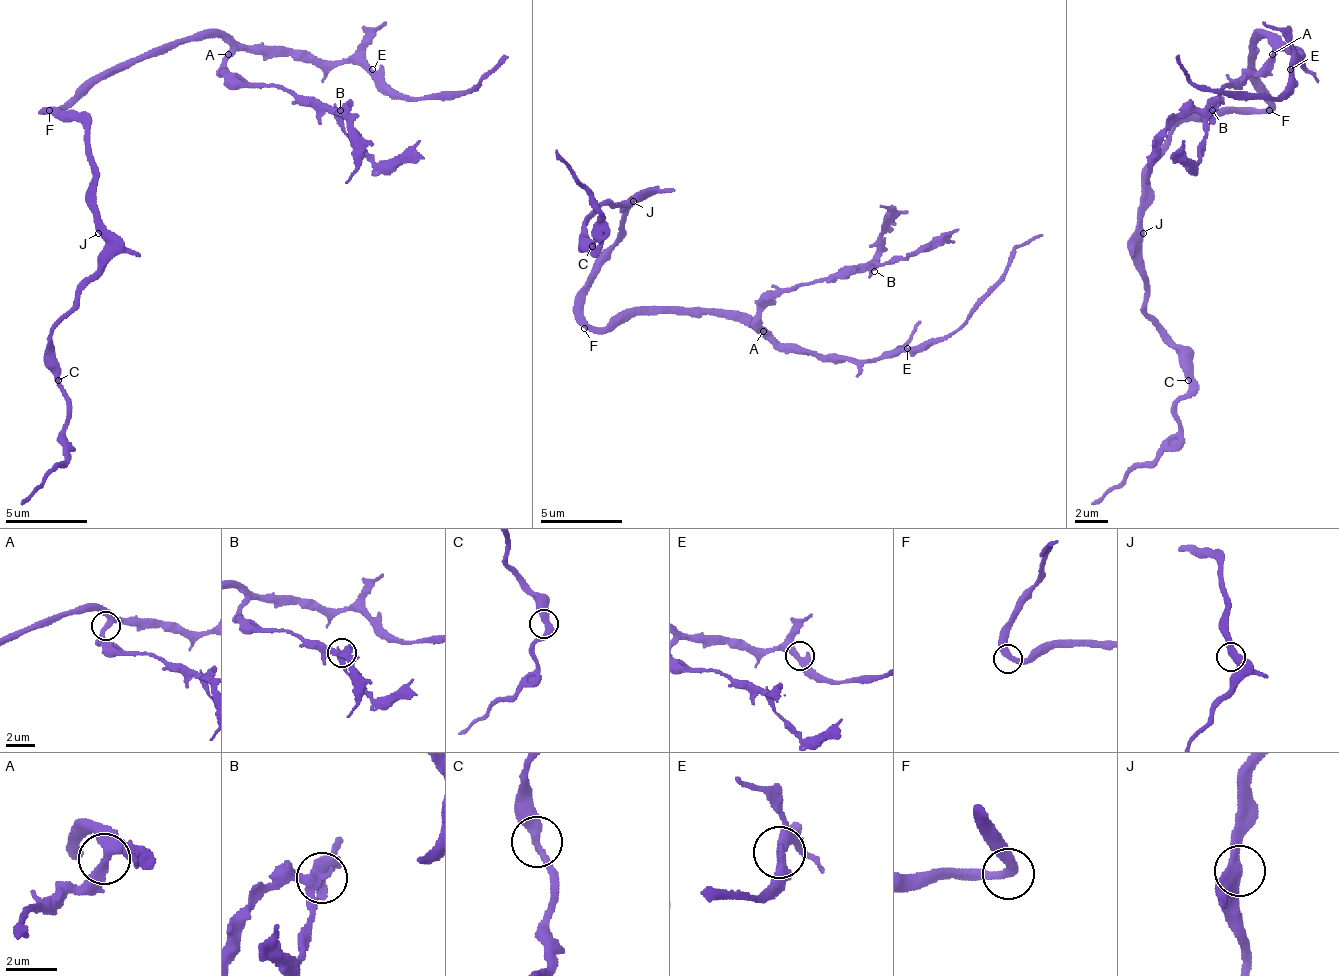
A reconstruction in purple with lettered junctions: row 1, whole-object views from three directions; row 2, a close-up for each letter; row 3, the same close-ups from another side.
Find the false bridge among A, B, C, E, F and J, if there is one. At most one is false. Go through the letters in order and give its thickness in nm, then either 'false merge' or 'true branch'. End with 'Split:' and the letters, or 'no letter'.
A: calibre 360 nm; true branch
B: calibre 360 nm; true branch
C: calibre 400 nm; true branch
E: calibre 400 nm; true branch
F: calibre 320 nm; true branch
J: calibre 420 nm; true branch
Split: no letter

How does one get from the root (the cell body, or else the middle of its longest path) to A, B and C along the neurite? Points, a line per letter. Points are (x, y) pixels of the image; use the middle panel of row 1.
A: (588, 320), (596, 328), (612, 328), (637, 312), (711, 312), (715, 316), (751, 320), (764, 332)
B: (588, 320), (612, 328), (637, 312), (711, 312), (764, 332), (760, 316), (784, 291), (841, 271), (874, 271)
C: (588, 320), (592, 263), (637, 201), (600, 209), (588, 222), (592, 246)

